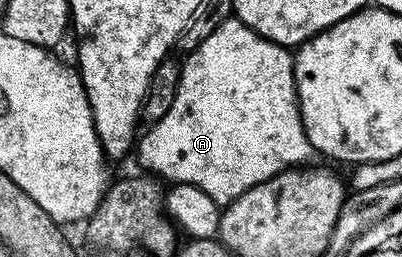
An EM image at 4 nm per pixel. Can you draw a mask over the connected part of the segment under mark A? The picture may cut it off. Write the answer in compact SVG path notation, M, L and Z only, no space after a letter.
M236 18L223 22L216 30L212 31L212 34L208 38L200 42L198 49L185 57L182 64L180 82L176 90L176 102L172 102L172 107L169 108L168 114L164 114L164 118L160 118L157 124L149 125L145 130L147 132L144 133L145 131L143 131L141 133L140 139L136 144L136 156L138 152L139 162L146 167L143 169L147 173L161 178L163 181L170 180L169 182L173 182L174 184L191 184L192 186L196 186L200 190L204 190L204 194L211 196L219 206L229 204L231 200L234 200L238 196L243 196L248 190L252 190L252 186L264 182L276 174L286 172L289 168L305 165L309 161L306 159L309 156L313 157L315 155L314 147L310 145L306 137L306 131L302 125L302 115L298 109L298 91L296 90L294 58L291 49L280 46L276 42L272 42L268 38L256 34L256 30L244 26L244 22L240 22Z

